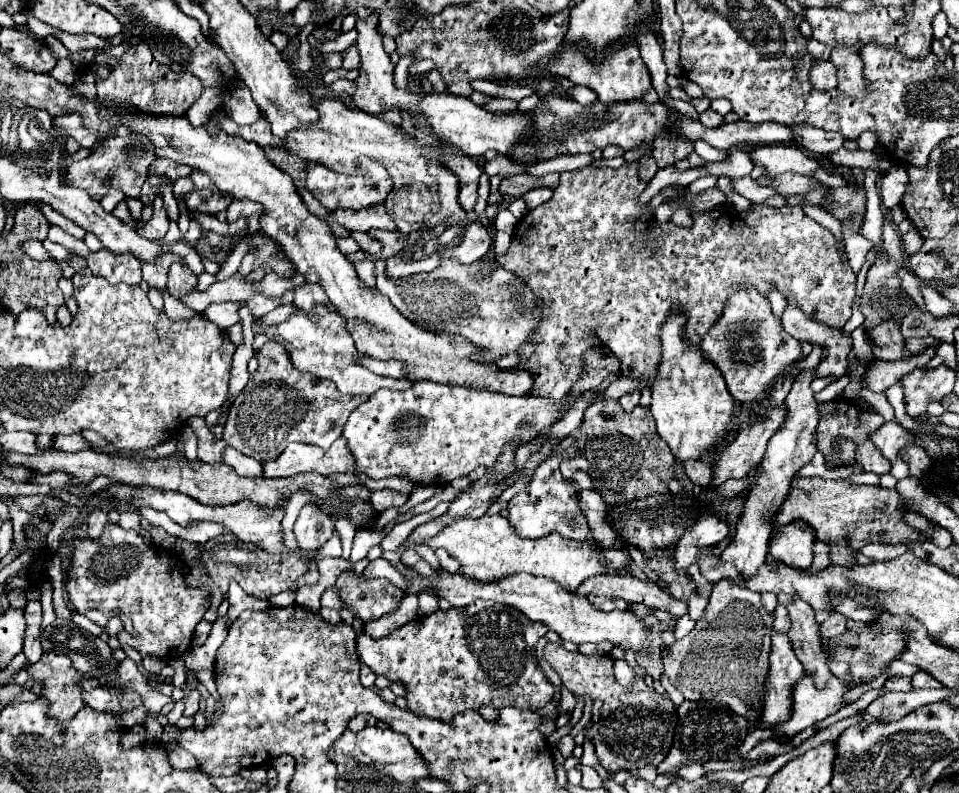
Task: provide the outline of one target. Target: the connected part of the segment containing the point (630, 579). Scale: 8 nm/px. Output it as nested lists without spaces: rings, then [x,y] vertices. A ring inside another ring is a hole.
[[[604,574],[596,578],[588,578],[582,582],[580,594],[596,594],[596,596],[608,596],[608,598],[622,598],[628,604],[644,602],[648,608],[666,610],[672,616],[686,614],[686,604],[678,598],[666,594],[656,584],[644,582],[640,578],[634,578],[632,574]]]

